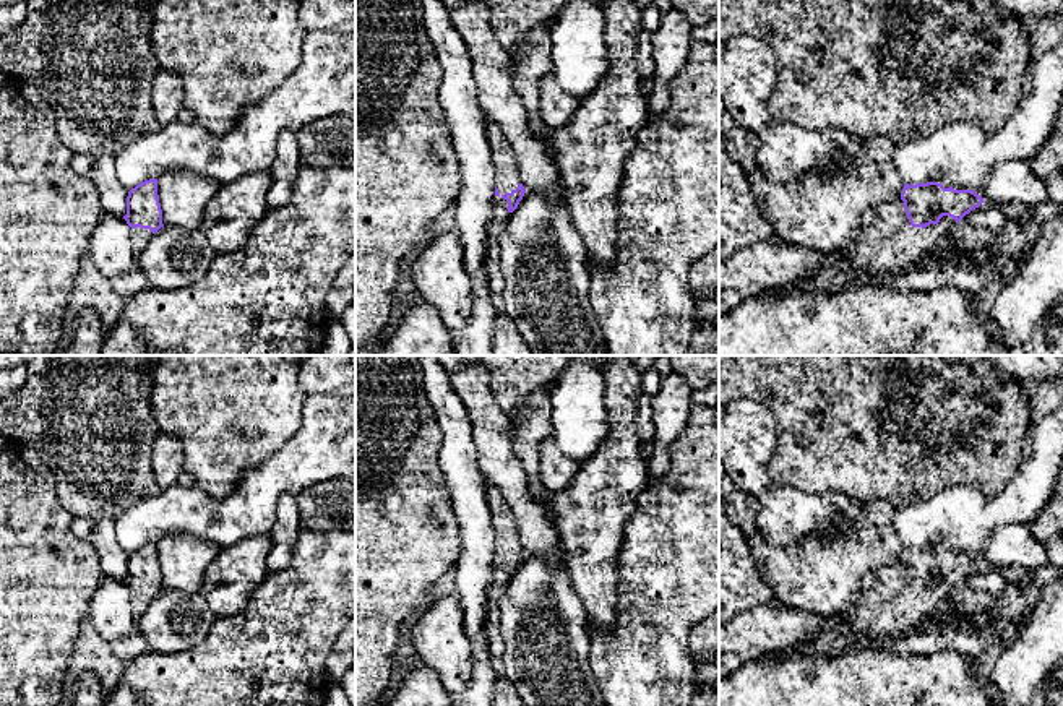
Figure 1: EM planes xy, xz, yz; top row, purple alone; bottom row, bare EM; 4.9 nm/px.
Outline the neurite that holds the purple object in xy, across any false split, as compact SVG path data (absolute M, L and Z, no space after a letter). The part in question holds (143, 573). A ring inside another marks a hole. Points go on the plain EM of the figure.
M157 542L138 547L128 555L127 578L123 579L131 594L131 610L140 617L149 602L164 591L162 573L157 558Z

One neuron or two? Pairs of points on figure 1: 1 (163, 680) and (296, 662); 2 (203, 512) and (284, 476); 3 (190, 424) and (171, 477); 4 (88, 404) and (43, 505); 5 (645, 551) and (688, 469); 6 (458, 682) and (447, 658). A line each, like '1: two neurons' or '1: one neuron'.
1: one neuron
2: one neuron
3: two neurons
4: two neurons
5: one neuron
6: one neuron

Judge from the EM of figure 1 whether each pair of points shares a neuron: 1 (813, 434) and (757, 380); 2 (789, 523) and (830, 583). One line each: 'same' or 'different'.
1: same
2: different

